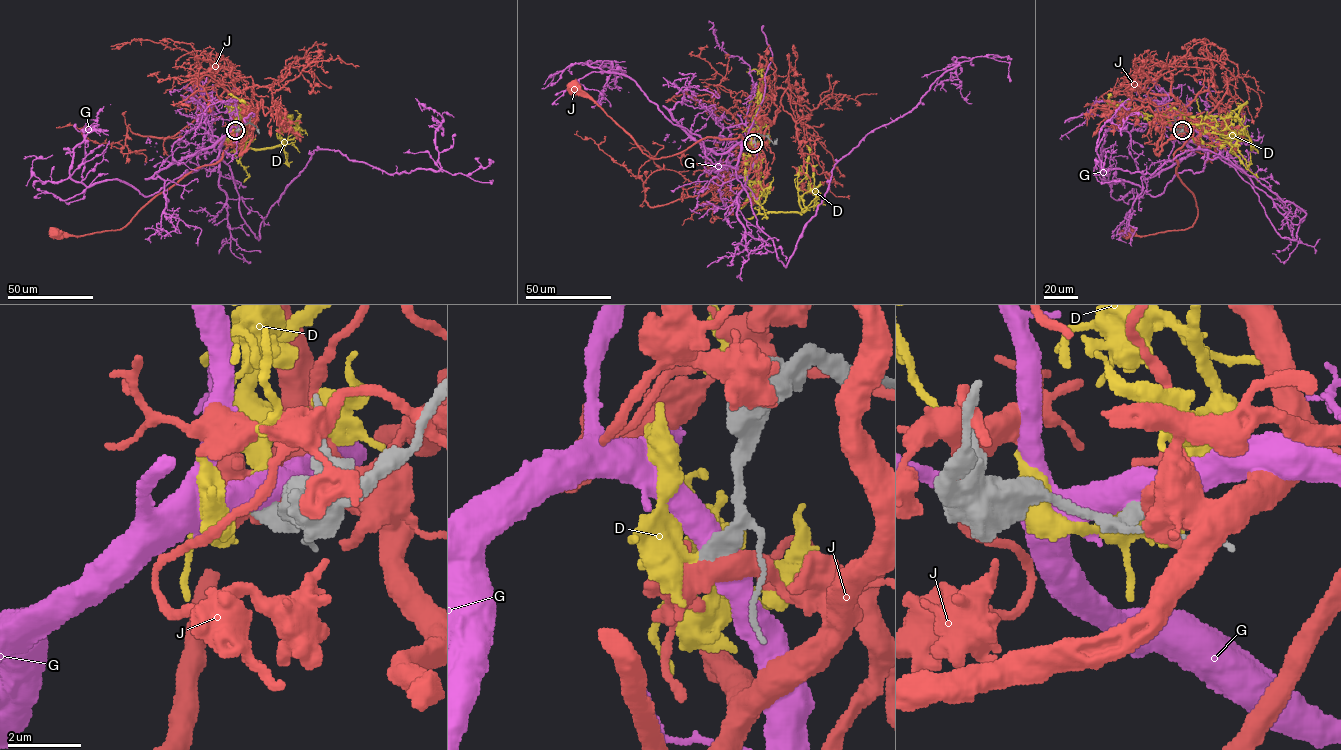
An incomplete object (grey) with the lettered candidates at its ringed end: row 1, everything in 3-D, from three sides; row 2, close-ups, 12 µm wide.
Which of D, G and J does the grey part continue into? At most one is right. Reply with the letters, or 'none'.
D

